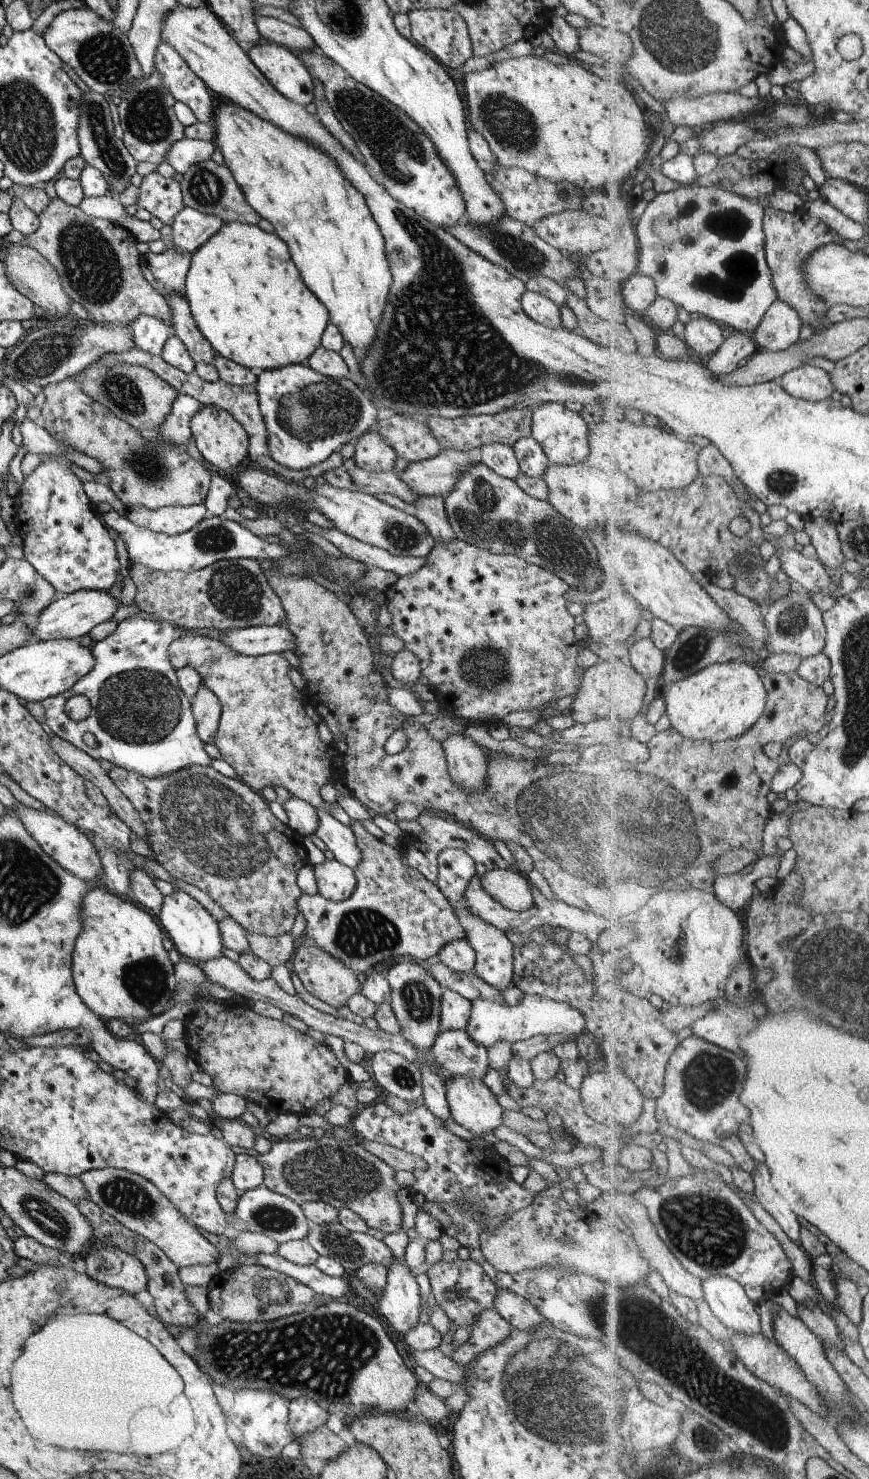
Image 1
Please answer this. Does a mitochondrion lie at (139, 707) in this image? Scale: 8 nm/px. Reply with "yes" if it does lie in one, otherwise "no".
yes

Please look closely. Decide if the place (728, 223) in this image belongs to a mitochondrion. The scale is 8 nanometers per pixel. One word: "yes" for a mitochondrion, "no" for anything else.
yes

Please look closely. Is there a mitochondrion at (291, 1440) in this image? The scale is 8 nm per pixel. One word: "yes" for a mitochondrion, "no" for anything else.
no

